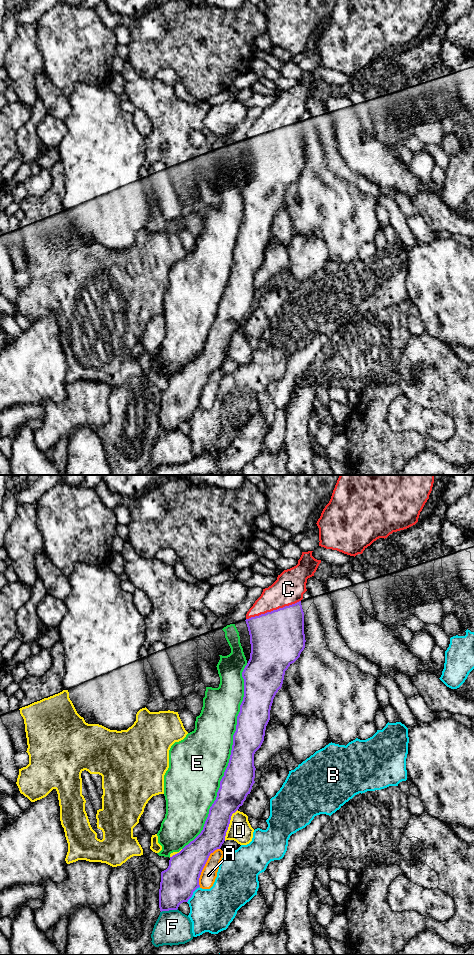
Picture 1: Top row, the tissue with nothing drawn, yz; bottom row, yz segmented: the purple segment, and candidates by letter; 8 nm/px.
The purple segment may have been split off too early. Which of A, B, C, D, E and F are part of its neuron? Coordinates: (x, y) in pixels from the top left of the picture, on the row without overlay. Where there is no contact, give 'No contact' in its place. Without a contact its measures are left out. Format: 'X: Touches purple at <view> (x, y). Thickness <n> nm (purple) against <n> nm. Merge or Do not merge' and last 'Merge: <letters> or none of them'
A: Touches purple at yz (204, 385). Thickness 280 nm (purple) against 130 nm. Do not merge
B: Touches purple at yz (192, 414). Thickness 280 nm (purple) against 360 nm. Do not merge
C: Touches purple at yz (273, 130). Thickness 440 nm (purple) against 240 nm. Merge
D: Touches purple at yz (228, 345). Thickness 220 nm (purple) against 190 nm. Do not merge
E: Touches purple at yz (230, 277). Thickness 240 nm (purple) against 440 nm. Do not merge
F: Touches purple at yz (169, 429). Thickness 280 nm (purple) against 280 nm. Do not merge
Merge: C

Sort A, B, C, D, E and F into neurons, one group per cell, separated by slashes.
A / B / C / D / E / F

